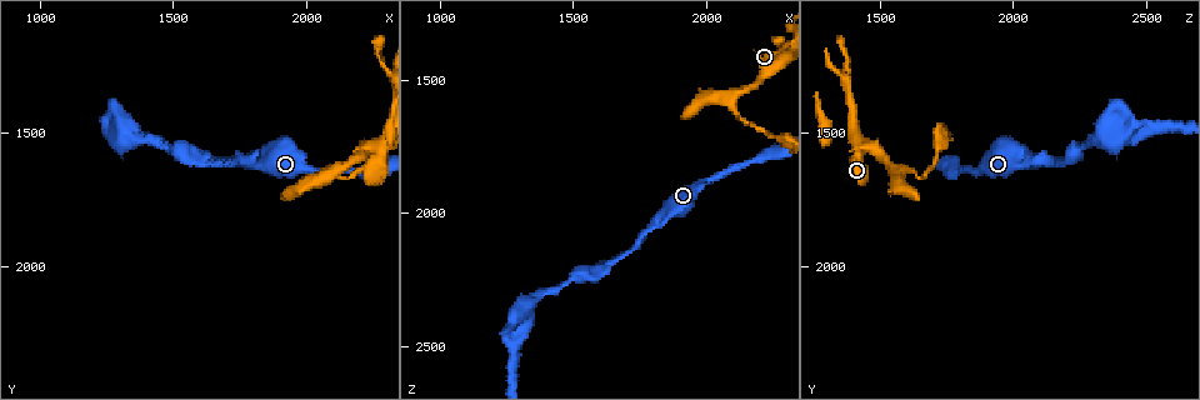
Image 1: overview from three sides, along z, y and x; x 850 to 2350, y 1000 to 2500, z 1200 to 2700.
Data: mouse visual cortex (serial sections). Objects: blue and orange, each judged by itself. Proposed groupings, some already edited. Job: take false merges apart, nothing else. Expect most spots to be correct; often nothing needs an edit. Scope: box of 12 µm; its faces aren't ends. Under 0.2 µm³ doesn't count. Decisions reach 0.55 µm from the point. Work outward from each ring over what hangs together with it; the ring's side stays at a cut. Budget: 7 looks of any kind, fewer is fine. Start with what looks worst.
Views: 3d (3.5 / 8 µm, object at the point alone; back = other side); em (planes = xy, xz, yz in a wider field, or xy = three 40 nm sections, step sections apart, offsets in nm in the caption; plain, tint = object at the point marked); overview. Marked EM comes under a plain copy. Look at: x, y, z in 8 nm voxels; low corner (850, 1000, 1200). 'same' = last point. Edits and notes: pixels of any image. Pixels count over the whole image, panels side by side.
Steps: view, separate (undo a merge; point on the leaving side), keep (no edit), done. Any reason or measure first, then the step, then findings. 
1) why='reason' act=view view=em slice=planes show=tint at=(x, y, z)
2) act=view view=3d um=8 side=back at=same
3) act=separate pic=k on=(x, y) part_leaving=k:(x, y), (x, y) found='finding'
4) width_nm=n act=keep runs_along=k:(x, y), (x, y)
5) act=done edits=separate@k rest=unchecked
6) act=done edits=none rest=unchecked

why='narrows sharply' act=view view=3d um=3.5 at=(1670, 1610, 2170)

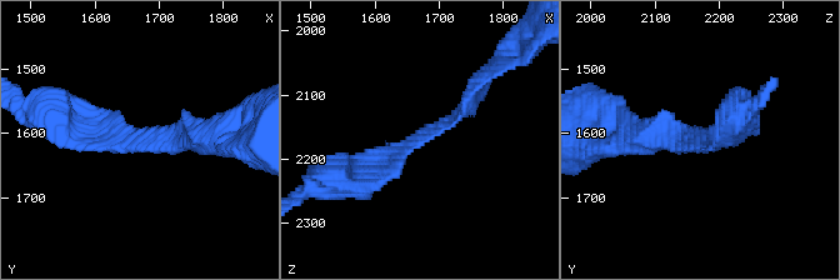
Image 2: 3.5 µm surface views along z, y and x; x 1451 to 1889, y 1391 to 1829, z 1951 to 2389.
act=view view=em slice=xy step=2 show=tint at=(1665, 1615, 2165)

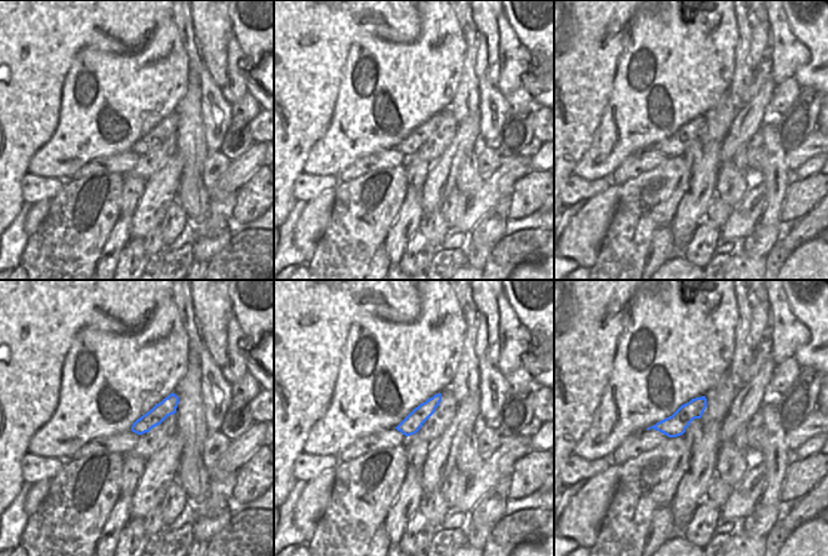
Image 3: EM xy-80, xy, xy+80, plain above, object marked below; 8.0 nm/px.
width_nm=150 act=keep runs_along=2:(476, 86), (454, 119), (346, 176) found='one cell here'

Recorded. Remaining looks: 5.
why='narrows sharply' act=view view=3d um=8 at=(2110, 1630, 1560)

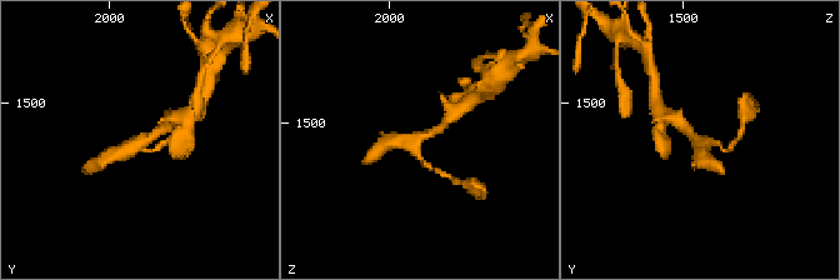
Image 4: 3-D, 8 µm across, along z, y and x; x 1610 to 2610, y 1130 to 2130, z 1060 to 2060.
act=view view=em slice=xy step=1 show=tint at=(2090, 1640, 1560)

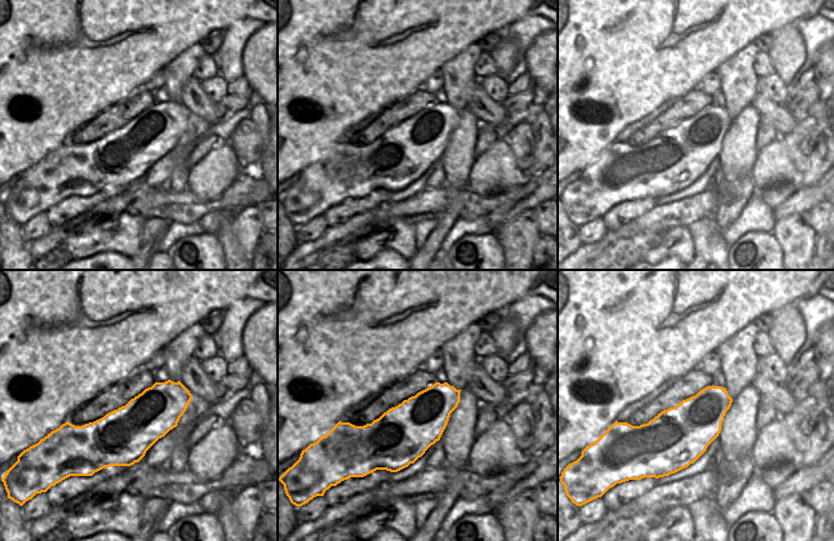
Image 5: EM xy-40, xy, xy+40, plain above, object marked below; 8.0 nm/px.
width_nm=460 act=keep runs_along=4:(165, 126), (106, 159) found='all the same cell'

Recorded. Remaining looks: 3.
why='calibre changes' act=view view=3d um=8 side=back at=(1460, 1550, 2260)

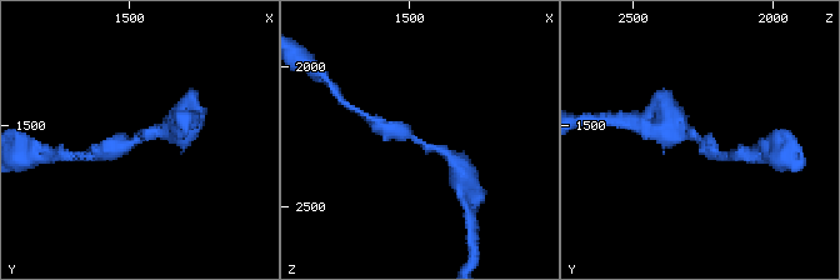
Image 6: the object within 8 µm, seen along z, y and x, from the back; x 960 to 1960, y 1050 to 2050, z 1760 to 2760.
act=view view=3d um=3.5 at=(1450, 1560, 2280)

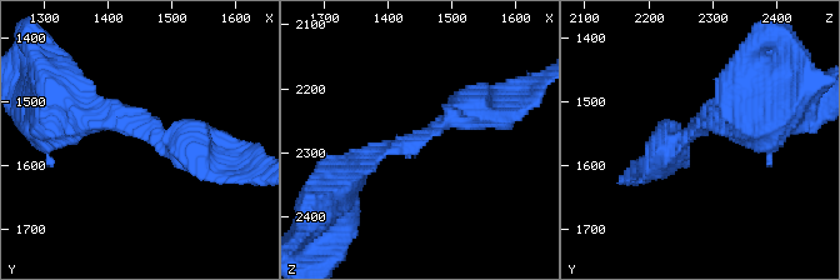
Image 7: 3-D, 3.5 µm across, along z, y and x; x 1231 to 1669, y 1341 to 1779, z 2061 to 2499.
arm_widths_nm=200,400 act=keep runs_along=7:(494, 106), (464, 109), (356, 170) found='continuous, no second cell'

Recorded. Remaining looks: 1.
act=done edits=none rest=unchecked

